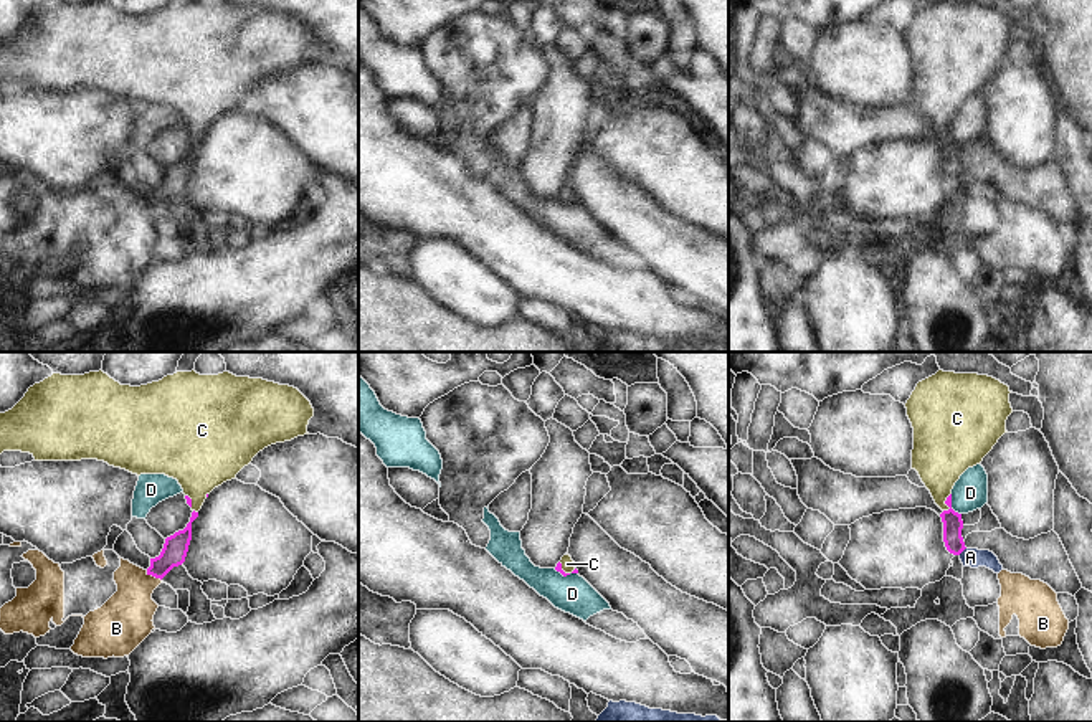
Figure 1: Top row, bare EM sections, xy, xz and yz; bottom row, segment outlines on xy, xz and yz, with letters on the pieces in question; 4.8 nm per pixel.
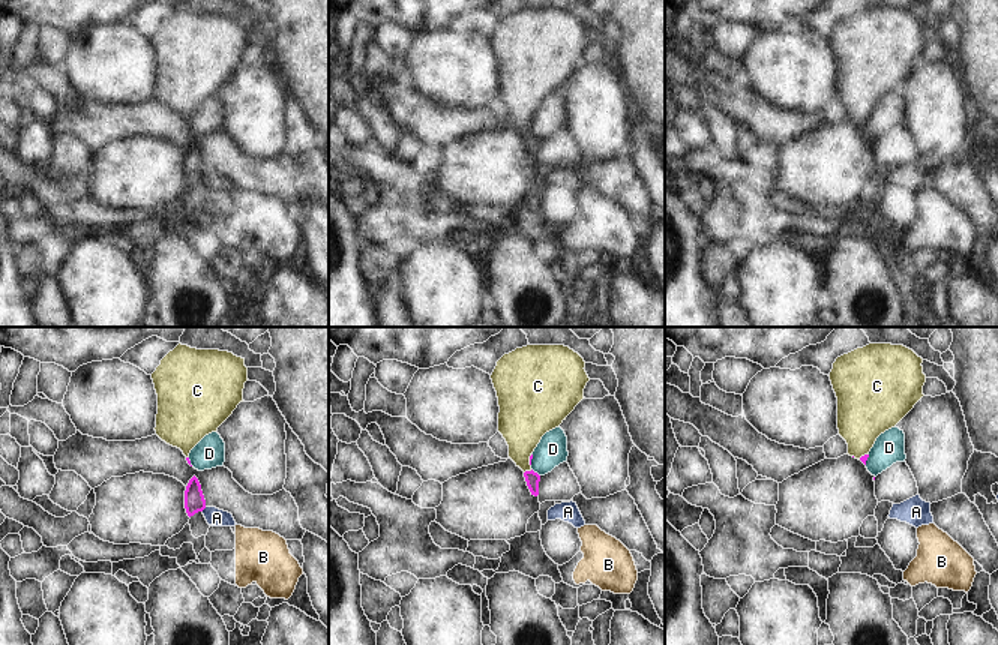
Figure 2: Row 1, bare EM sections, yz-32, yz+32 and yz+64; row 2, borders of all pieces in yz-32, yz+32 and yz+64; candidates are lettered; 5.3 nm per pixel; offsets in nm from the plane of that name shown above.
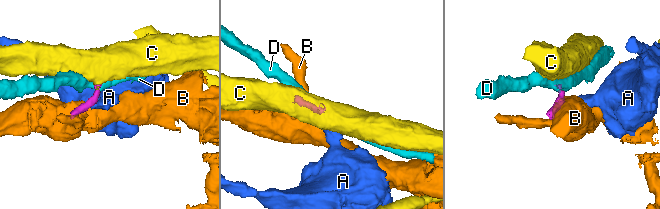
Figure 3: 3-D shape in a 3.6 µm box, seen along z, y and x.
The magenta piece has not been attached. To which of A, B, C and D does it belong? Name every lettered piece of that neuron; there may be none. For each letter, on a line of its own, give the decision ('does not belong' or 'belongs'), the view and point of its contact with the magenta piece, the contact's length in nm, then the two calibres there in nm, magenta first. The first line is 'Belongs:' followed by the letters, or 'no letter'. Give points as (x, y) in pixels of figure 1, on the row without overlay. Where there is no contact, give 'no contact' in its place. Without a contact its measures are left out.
Belongs: C
A: does not belong | yz (962, 180) | 50 nm | 100/100 nm
B: does not belong | xy (154, 205) | 90 nm | 120/260 nm
C: belongs | yz (945, 132) | 100 nm | 100/280 nm
D: does not belong | yz (950, 136) | 120 nm | 100/170 nm

